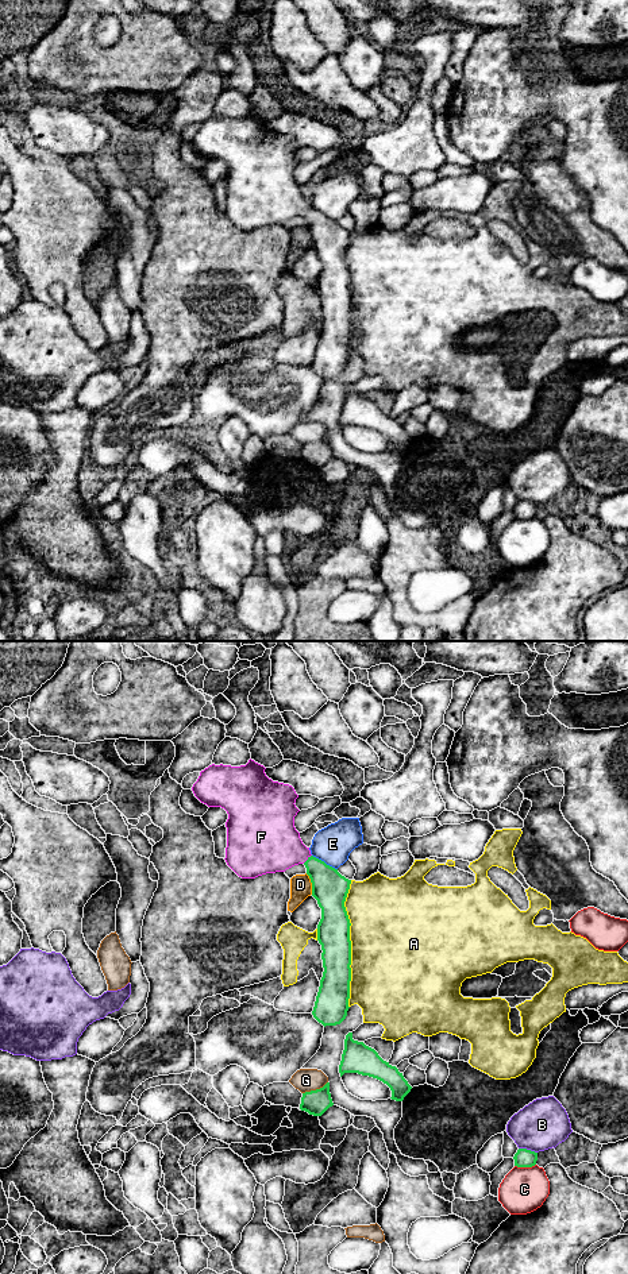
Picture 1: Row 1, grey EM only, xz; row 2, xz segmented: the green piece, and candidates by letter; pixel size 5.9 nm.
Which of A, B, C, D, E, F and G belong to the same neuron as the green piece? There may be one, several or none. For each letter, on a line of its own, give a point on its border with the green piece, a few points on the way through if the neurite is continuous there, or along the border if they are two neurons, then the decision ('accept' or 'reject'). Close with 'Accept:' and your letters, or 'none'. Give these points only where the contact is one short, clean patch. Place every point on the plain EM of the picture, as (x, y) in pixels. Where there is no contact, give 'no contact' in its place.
A: contact xz (350, 296); reject
B: contact xz (528, 502); reject
C: contact xz (524, 518); reject
D: contact xz (312, 236); border xz (305, 226), (311, 234), (312, 246); reject
E: contact xz (323, 213); border xz (312, 207), (336, 222); reject
F: contact xz (308, 211); way xz (330, 240), (308, 211), (269, 196); accept
G: contact xz (316, 441); reject
Accept: F

